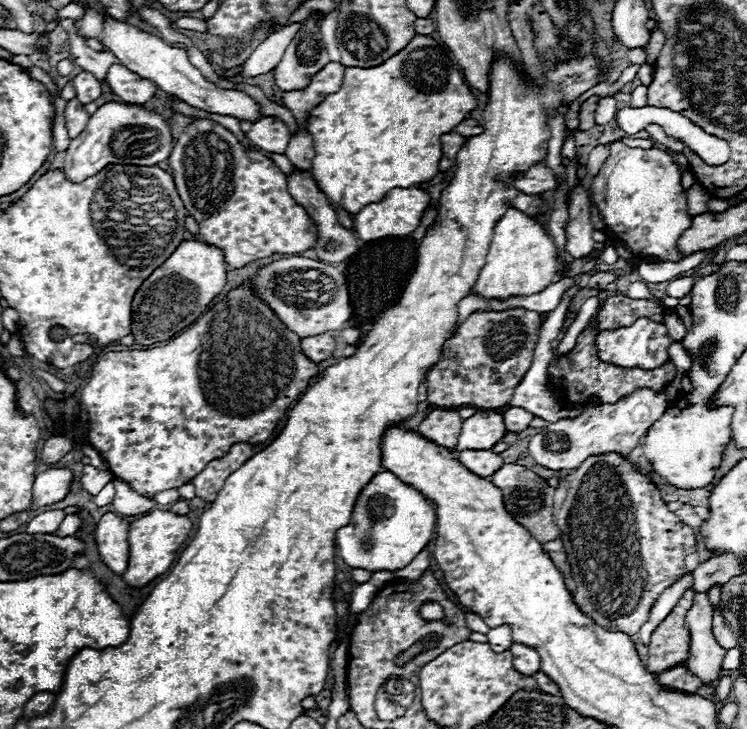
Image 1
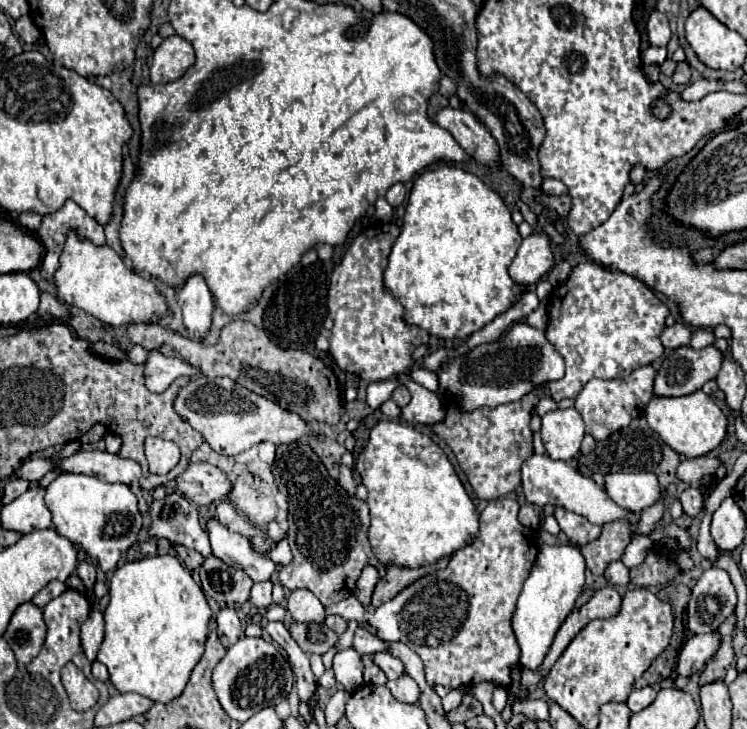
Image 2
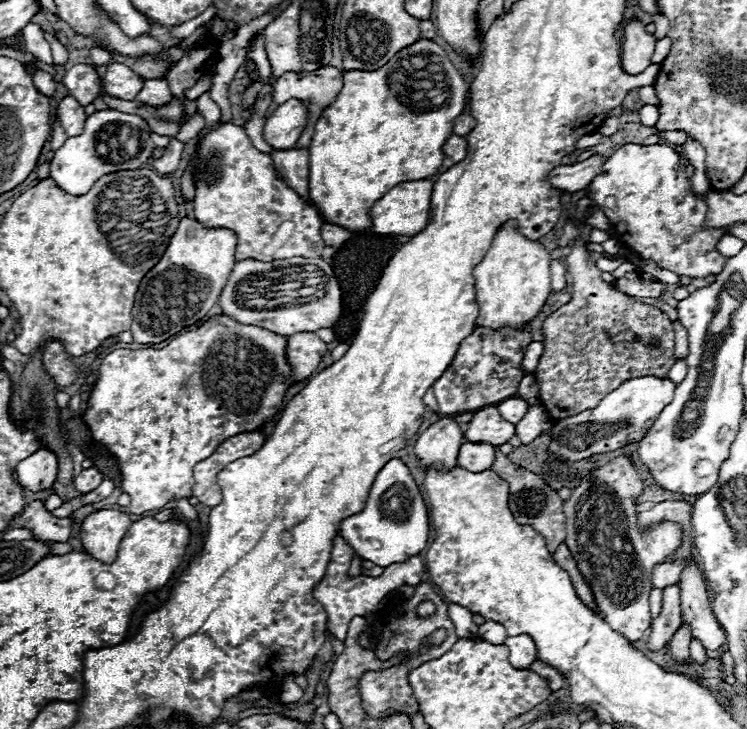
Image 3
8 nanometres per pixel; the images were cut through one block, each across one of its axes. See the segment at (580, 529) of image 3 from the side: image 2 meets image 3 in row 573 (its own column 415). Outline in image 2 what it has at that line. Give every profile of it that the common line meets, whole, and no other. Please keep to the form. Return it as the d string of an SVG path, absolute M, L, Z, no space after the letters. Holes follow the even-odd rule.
M514 498L490 500L484 512L480 514L480 532L476 540L470 546L458 550L452 556L448 568L416 580L414 584L406 586L398 596L384 602L380 608L364 610L358 600L346 598L338 604L330 604L326 608L326 614L336 614L342 616L344 620L358 620L358 622L368 620L378 630L378 636L382 640L404 642L422 658L426 682L430 686L442 684L448 688L458 688L458 686L474 686L486 680L496 686L508 688L512 666L518 664L518 656L520 656L520 648L510 628L510 618L514 614L520 588L524 586L524 580L528 578L528 572L532 570L532 564L538 554L536 532L524 528L518 522L518 508L520 506Z

